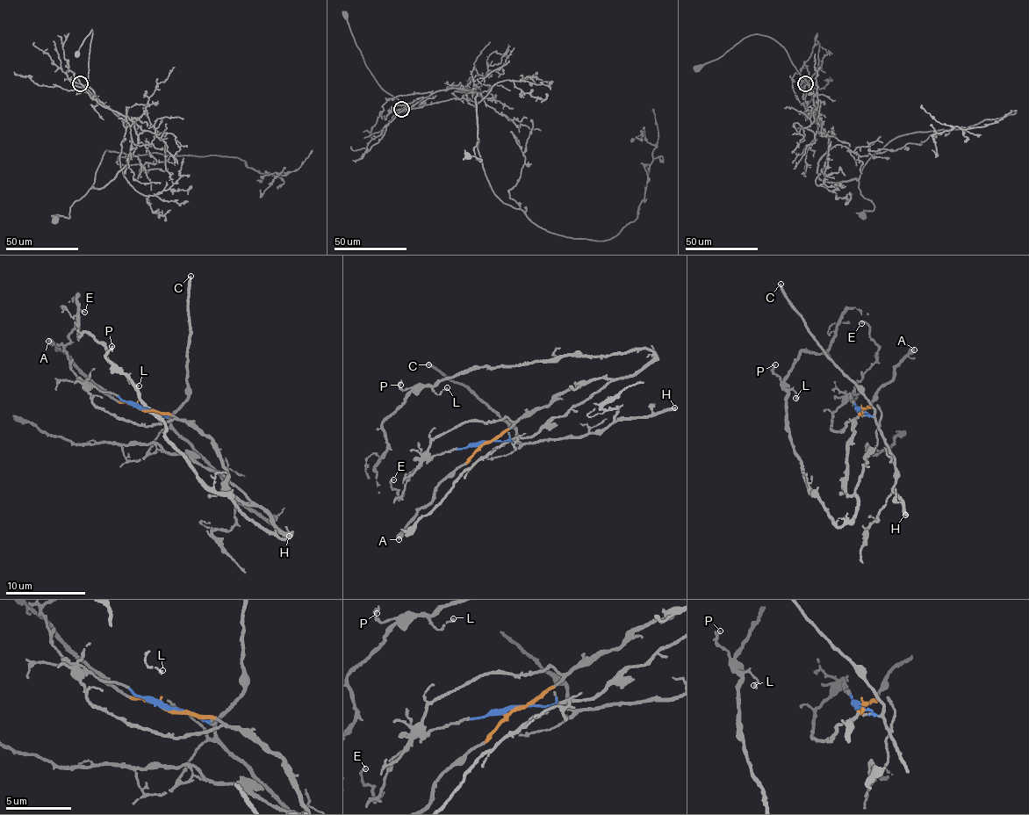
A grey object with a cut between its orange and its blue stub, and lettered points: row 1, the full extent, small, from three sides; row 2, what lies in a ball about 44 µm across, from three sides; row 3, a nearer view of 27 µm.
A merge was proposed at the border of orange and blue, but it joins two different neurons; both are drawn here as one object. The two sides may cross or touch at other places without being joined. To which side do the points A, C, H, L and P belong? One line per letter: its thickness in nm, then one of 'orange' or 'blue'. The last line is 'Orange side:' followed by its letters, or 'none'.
A: 480 nm thick; orange
C: 240 nm thick; blue
H: 300 nm thick; blue
L: 140 nm thick; orange
P: 190 nm thick; orange
Orange side: A, L, P

